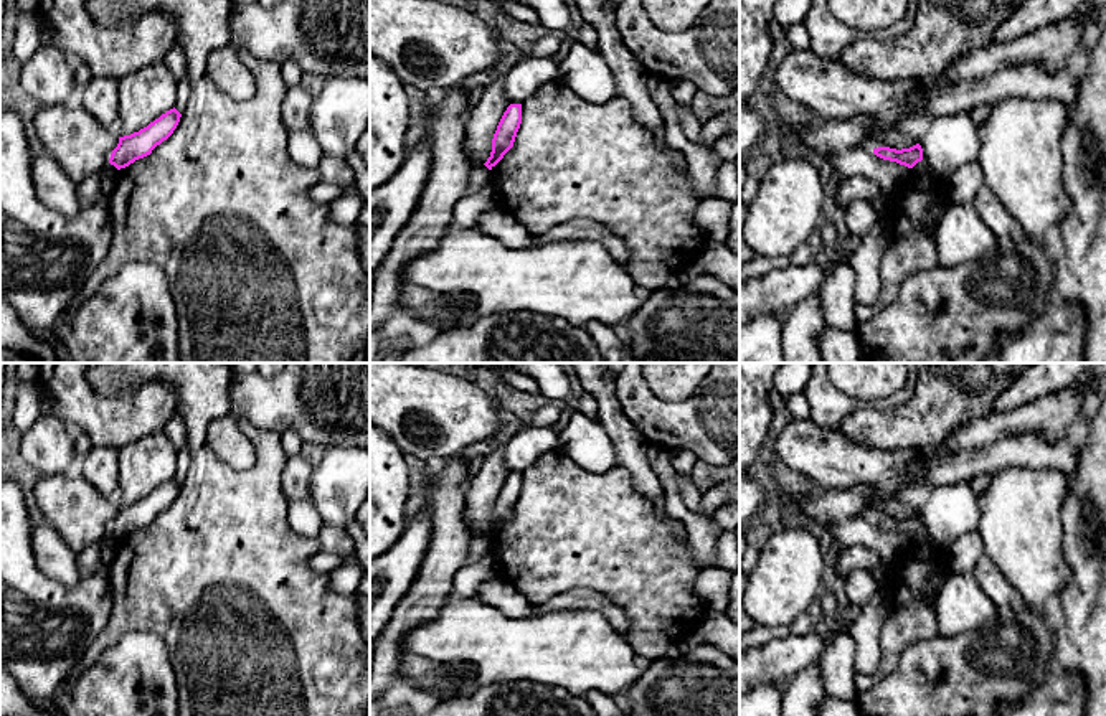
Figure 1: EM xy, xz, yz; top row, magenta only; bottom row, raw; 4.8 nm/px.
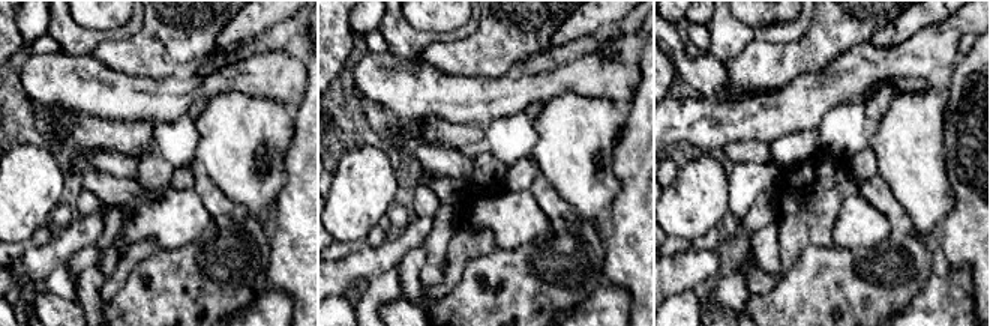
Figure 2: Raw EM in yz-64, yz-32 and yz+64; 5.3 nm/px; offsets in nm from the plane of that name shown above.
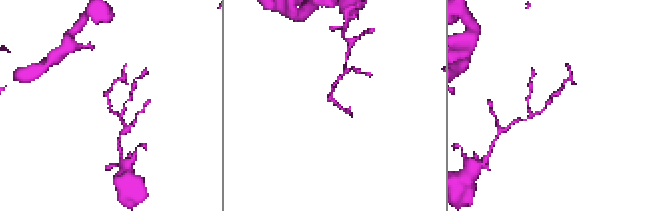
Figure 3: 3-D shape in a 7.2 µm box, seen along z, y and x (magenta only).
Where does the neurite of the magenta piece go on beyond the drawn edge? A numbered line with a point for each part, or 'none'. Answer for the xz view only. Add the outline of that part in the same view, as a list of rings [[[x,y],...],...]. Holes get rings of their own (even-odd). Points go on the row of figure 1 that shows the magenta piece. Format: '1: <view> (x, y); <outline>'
none

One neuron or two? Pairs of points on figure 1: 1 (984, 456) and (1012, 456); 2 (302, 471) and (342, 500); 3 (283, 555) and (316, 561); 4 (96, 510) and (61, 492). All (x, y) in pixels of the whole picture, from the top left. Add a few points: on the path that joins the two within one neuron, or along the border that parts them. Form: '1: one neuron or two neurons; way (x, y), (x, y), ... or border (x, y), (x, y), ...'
1: one neuron; way (991, 456), (1006, 456)
2: two neurons; border (314, 469), (309, 499)
3: two neurons; border (317, 550), (309, 565), (327, 574)
4: one neuron; way (88, 510), (78, 510), (68, 500)

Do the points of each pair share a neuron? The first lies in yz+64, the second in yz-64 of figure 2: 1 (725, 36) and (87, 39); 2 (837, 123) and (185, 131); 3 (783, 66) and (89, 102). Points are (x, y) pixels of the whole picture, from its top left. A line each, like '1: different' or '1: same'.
1: same
2: same
3: different

